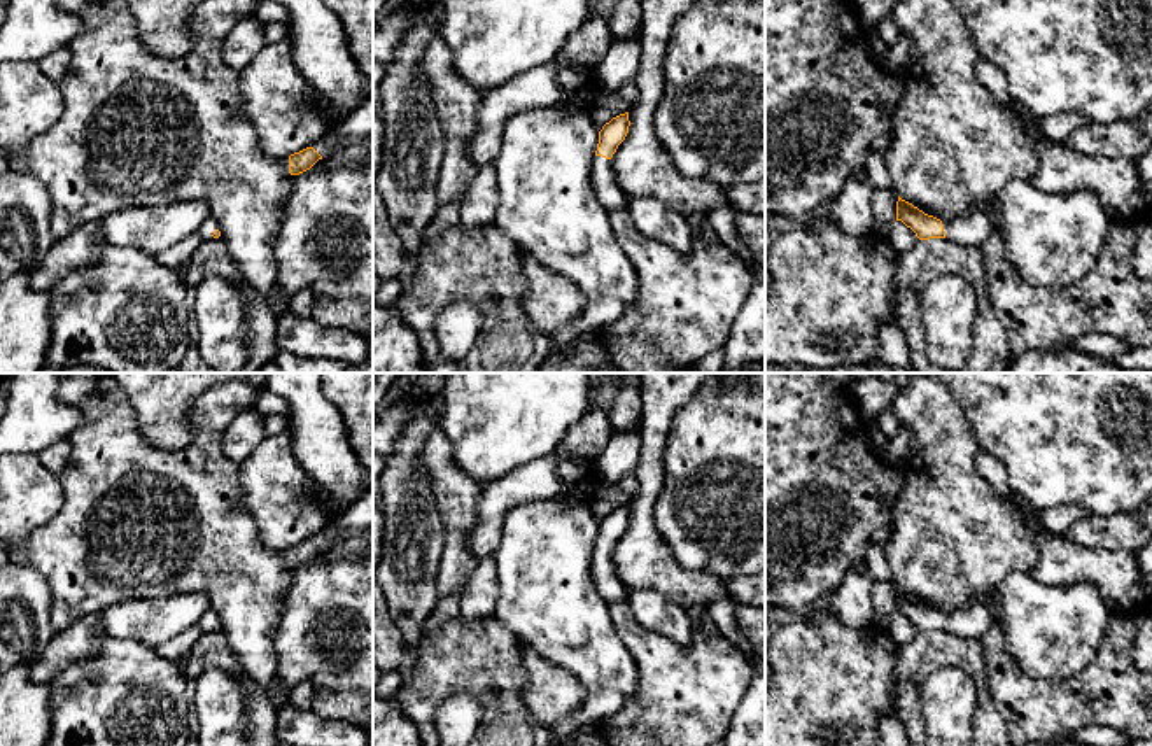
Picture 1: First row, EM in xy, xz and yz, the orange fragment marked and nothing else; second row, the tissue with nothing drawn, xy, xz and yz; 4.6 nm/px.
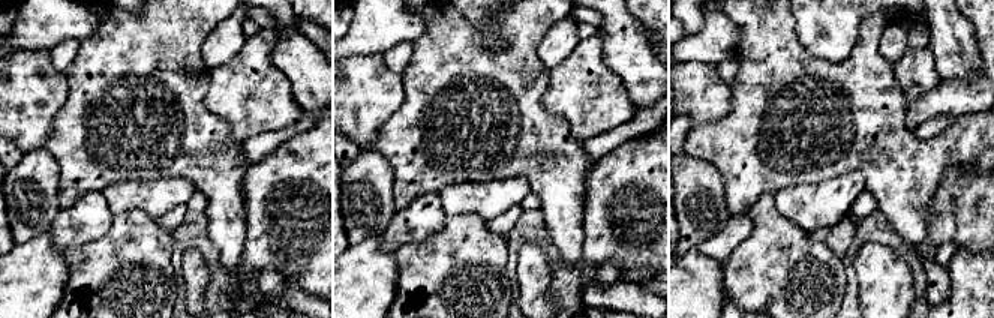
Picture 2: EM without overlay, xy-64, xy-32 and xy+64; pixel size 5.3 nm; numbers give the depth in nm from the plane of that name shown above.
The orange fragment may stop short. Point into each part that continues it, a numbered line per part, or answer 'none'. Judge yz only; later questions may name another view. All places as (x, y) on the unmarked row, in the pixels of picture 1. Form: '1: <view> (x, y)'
1: yz (972, 622)

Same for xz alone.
1: xz (603, 571)

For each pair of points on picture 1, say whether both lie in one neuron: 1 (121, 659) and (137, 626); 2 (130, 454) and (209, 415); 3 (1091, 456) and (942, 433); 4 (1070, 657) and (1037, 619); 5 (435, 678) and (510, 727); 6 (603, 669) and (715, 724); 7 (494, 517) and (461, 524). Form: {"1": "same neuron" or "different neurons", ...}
{"1": "different neurons", "2": "same neuron", "3": "different neurons", "4": "same neuron", "5": "same neuron", "6": "different neurons", "7": "different neurons"}

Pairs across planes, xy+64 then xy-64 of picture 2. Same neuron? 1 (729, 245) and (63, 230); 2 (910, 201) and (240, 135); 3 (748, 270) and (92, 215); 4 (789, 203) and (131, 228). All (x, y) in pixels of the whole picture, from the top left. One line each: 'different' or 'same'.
1: same
2: different
3: different
4: different

